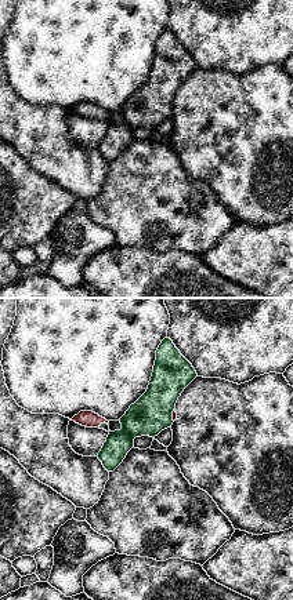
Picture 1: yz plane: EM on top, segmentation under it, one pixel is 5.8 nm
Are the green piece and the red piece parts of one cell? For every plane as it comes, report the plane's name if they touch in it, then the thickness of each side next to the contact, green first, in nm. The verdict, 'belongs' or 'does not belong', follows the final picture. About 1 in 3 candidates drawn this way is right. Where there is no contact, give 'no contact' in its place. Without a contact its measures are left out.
meets green in yz; 240 nm thick on the green side, 30 nm on the other

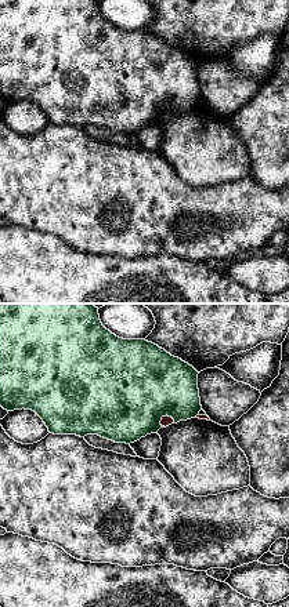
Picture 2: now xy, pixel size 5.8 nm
meets green in xy; 480 nm thick on the green side, 60 nm on the other

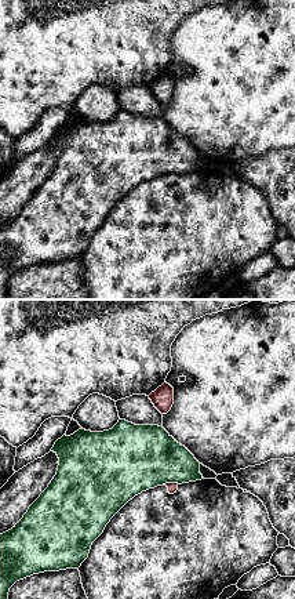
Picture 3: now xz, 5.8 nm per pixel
meets green in xz; 380 nm thick on the green side, 60 nm on the other

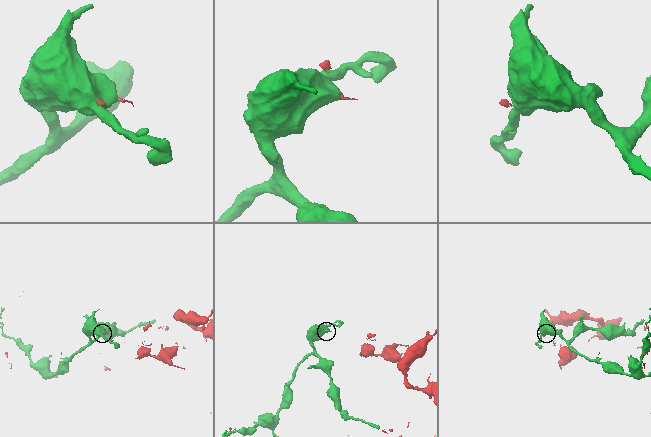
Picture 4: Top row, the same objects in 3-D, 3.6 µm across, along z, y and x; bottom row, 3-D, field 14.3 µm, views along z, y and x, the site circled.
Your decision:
does not belong

